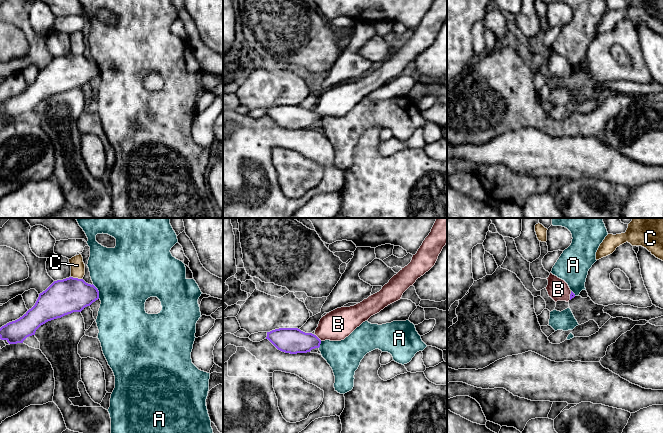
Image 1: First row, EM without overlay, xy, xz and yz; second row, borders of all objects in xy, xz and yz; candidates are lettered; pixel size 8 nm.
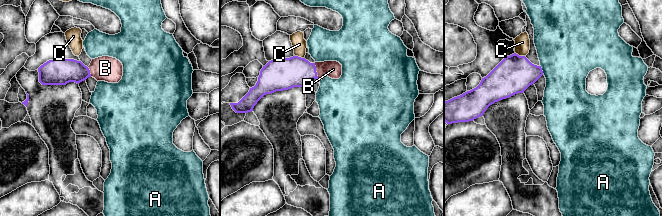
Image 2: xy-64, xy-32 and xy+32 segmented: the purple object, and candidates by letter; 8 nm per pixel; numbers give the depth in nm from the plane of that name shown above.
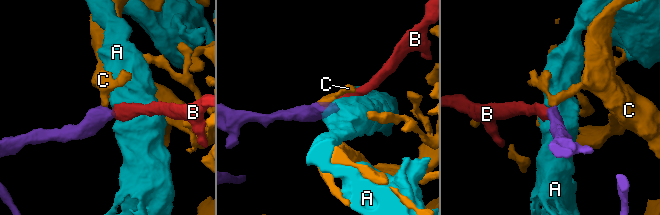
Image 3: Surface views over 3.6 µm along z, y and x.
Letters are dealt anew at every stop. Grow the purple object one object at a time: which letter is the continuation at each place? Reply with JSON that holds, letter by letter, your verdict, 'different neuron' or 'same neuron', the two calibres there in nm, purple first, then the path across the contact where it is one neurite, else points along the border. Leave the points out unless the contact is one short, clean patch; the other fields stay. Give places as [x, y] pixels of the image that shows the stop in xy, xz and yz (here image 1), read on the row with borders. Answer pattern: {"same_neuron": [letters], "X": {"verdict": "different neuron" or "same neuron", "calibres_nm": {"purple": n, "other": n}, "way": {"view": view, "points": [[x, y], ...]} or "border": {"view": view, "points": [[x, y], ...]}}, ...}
{"same_neuron": ["B"], "A": {"verdict": "different neuron", "calibres_nm": {"purple": 280, "other": 500}, "border": {"view": "xy", "points": [[92, 284], [97, 289], [99, 298]]}}, "B": {"verdict": "same neuron", "calibres_nm": {"purple": 200, "other": 240}, "way": {"view": "xz", "points": [[289, 340], [317, 337], [330, 327], [338, 324]]}}, "C": {"verdict": "different neuron", "calibres_nm": {"purple": 280, "other": 110}, "border": {"view": "xy", "points": [[71, 276], [82, 279]]}}}

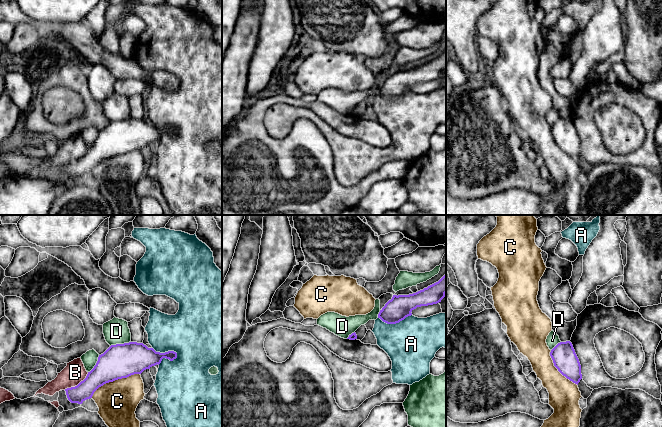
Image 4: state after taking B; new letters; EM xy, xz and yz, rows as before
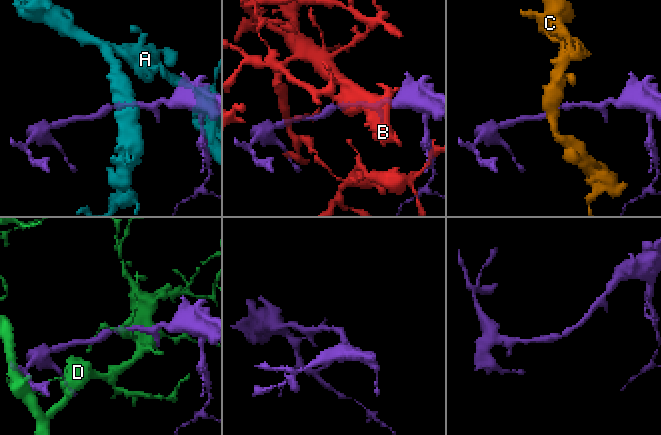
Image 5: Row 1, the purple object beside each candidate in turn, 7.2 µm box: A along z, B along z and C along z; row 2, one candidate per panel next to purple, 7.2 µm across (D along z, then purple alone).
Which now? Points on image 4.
{"same_neuron": [], "A": {"verdict": "different neuron", "calibres_nm": {"purple": 240, "other": 380}}, "B": {"verdict": "different neuron", "calibres_nm": {"purple": 190, "other": 170}}, "C": {"verdict": "different neuron", "calibres_nm": {"purple": 280, "other": 320}}, "D": {"verdict": "different neuron", "calibres_nm": {"purple": 280, "other": 200}}}

